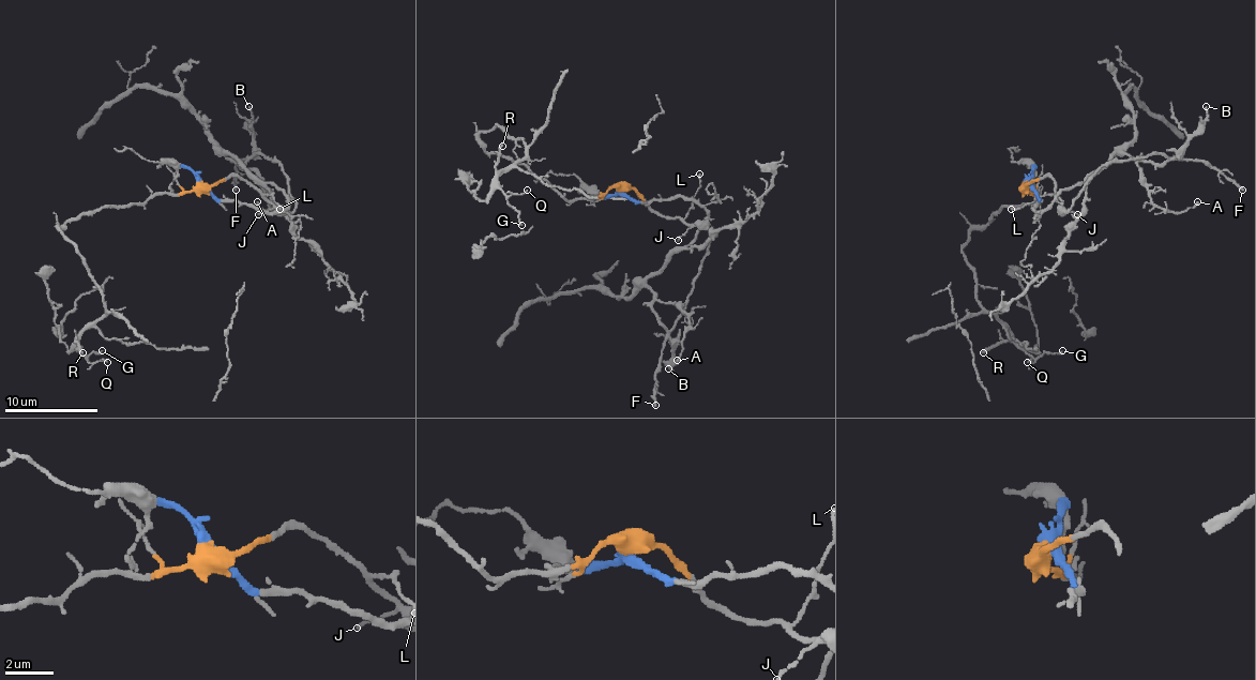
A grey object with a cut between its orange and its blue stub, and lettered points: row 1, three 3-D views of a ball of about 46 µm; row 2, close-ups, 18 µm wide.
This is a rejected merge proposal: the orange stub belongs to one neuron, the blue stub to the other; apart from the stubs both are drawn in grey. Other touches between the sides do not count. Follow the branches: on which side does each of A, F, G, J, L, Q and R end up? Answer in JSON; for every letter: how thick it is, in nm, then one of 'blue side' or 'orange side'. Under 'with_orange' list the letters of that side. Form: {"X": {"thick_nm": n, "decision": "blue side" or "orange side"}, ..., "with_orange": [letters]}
{"A": {"thick_nm": 160, "decision": "blue side"}, "F": {"thick_nm": 220, "decision": "orange side"}, "G": {"thick_nm": 150, "decision": "orange side"}, "J": {"thick_nm": 110, "decision": "orange side"}, "L": {"thick_nm": 130, "decision": "orange side"}, "Q": {"thick_nm": 120, "decision": "orange side"}, "R": {"thick_nm": 150, "decision": "orange side"}, "with_orange": ["F", "G", "J", "L", "Q", "R"]}

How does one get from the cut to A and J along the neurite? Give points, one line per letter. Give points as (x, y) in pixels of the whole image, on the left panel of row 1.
A: (200, 182), (218, 198), (270, 212), (288, 204), (230, 154), (252, 168), (268, 204), (263, 212), (256, 201)
J: (200, 184), (212, 184), (232, 176), (250, 182), (272, 206), (258, 215)

